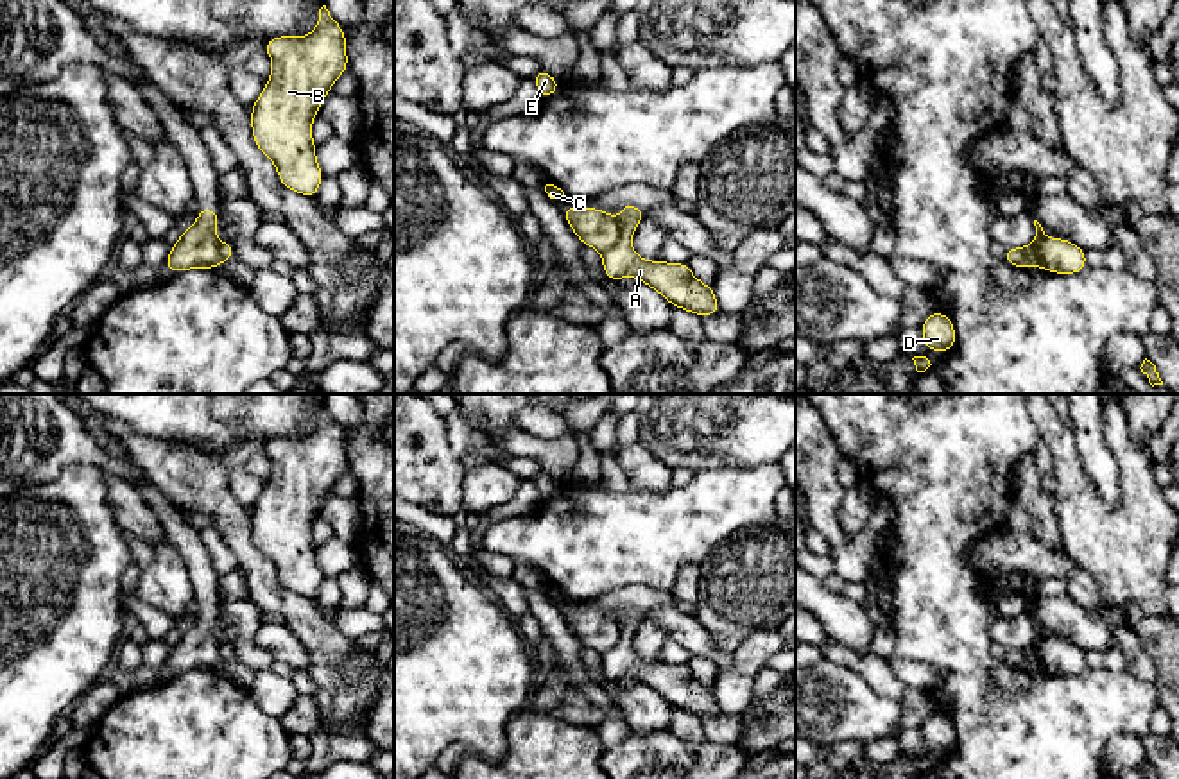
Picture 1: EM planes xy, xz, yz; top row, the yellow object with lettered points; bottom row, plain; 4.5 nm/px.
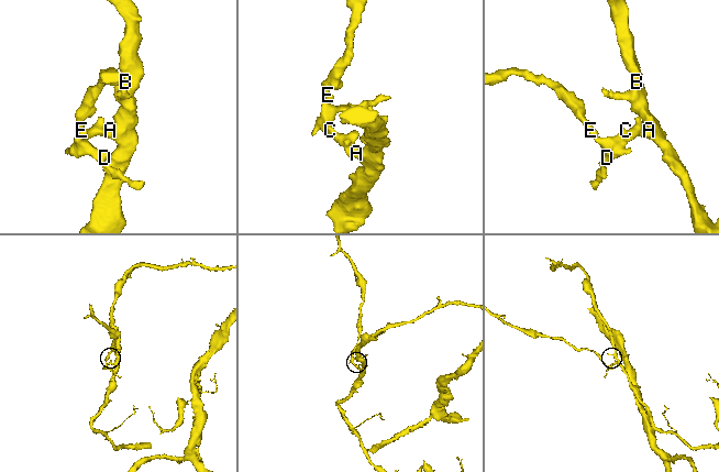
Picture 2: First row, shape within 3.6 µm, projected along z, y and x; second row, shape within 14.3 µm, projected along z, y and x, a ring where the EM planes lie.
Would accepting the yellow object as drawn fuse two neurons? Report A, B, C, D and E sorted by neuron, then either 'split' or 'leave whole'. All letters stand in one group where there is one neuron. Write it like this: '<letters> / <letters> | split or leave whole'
A B / C D E | split

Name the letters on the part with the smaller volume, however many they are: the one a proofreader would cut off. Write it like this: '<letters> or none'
C, D, E

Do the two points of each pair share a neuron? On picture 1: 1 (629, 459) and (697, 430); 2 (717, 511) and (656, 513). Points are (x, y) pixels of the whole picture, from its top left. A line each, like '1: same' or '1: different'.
1: different
2: same

